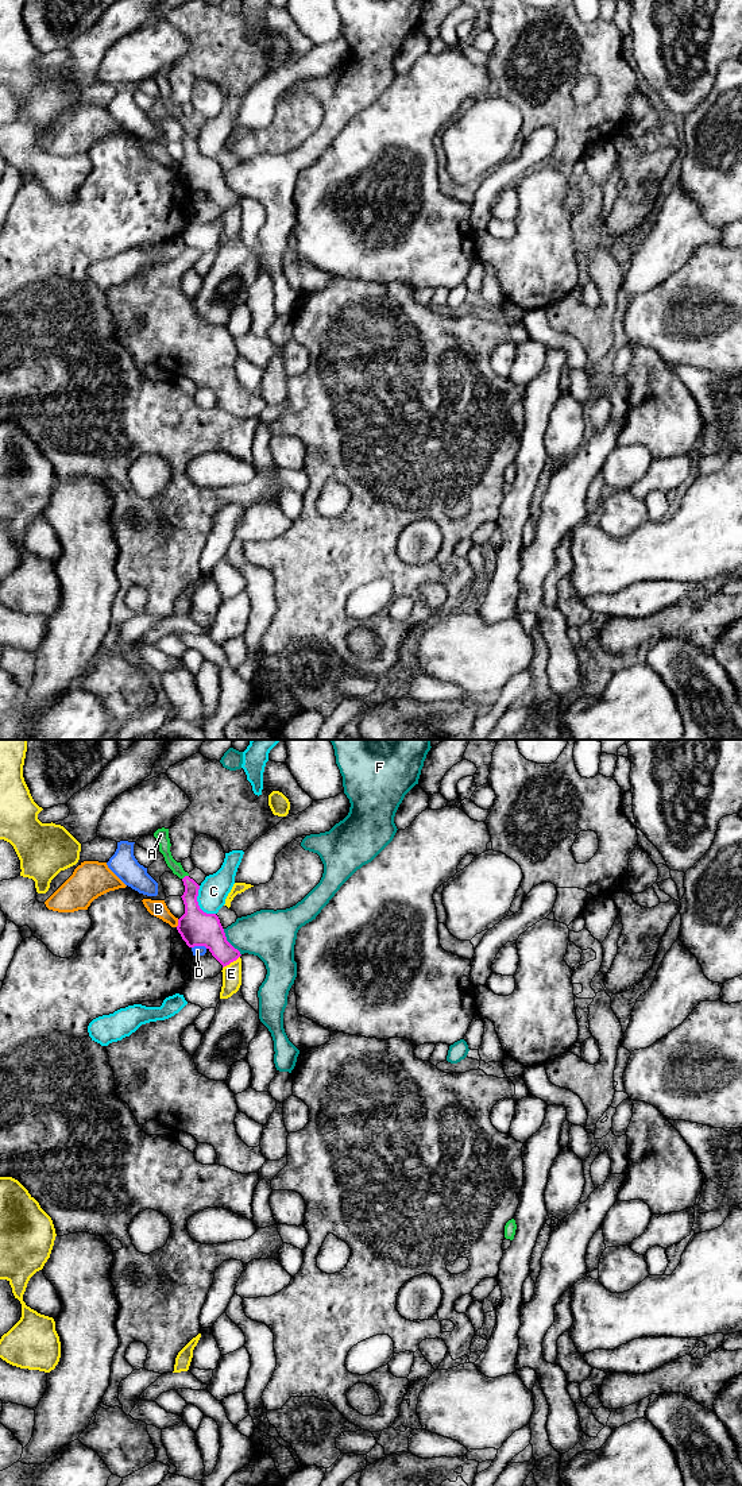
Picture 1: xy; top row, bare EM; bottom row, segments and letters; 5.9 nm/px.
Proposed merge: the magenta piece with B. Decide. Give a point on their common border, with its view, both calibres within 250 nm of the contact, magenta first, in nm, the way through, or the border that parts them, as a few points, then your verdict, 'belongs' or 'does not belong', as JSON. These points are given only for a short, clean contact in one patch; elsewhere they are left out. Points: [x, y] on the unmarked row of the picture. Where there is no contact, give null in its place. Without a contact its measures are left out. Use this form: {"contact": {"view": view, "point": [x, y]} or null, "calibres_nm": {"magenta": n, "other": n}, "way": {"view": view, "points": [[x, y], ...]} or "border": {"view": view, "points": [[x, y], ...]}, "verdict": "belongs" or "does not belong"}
{"contact": {"view": "xy", "point": [178, 168]}, "calibres_nm": {"magenta": 200, "other": 100}, "border": {"view": "xy", "points": [[178, 163], [176, 170]]}, "verdict": "does not belong"}

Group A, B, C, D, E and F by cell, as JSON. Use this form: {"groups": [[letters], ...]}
{"groups": [["A"], ["B"], ["C"], ["D"], ["E"], ["F"]]}

